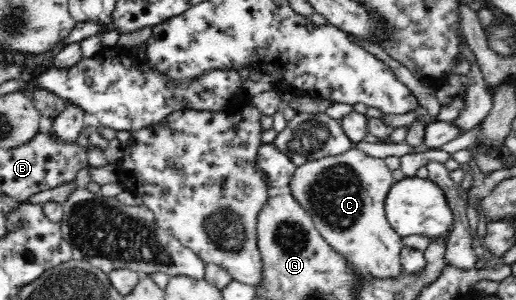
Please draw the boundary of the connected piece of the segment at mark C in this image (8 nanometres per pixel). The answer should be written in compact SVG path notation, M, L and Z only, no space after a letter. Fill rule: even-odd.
M353 147L342 155L312 160L297 167L290 181L290 188L300 206L311 217L320 236L334 252L342 256L342 260L350 268L374 279L396 279L404 274L400 260L403 242L388 224L384 210L386 195L394 182L393 171L386 165L384 158L367 155Z

